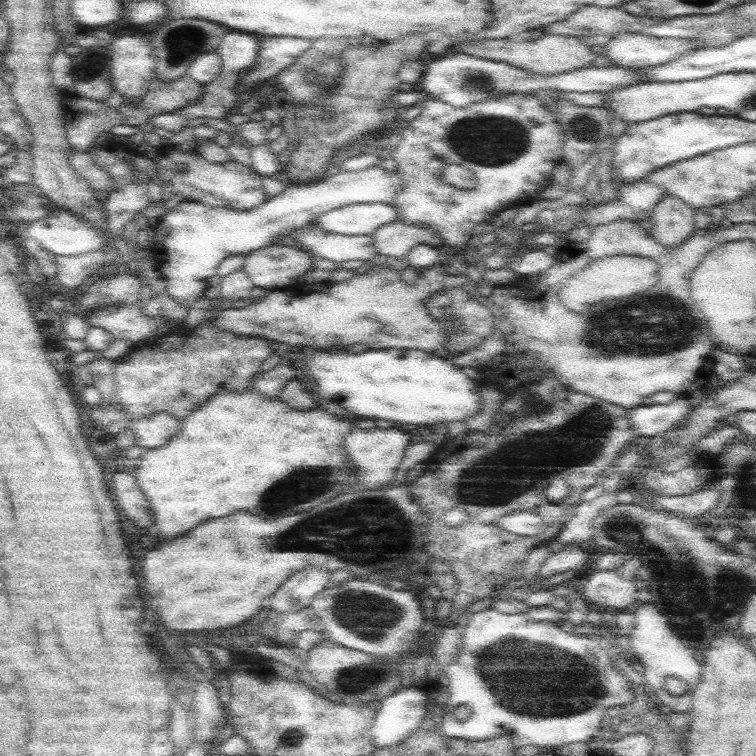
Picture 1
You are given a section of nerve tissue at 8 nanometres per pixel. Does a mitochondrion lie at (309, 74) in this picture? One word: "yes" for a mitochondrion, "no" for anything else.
yes

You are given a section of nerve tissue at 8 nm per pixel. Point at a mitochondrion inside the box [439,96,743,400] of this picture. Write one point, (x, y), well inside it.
(646, 329)

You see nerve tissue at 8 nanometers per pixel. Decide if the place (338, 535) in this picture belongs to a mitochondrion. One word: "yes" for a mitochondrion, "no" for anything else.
yes

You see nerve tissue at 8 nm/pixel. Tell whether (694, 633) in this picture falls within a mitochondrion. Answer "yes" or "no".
no

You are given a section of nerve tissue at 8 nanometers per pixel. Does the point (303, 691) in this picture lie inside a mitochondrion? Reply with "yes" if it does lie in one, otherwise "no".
no

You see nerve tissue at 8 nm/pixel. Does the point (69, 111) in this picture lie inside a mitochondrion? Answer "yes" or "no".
no

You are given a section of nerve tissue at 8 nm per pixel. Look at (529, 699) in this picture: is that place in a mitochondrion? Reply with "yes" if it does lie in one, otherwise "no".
yes

